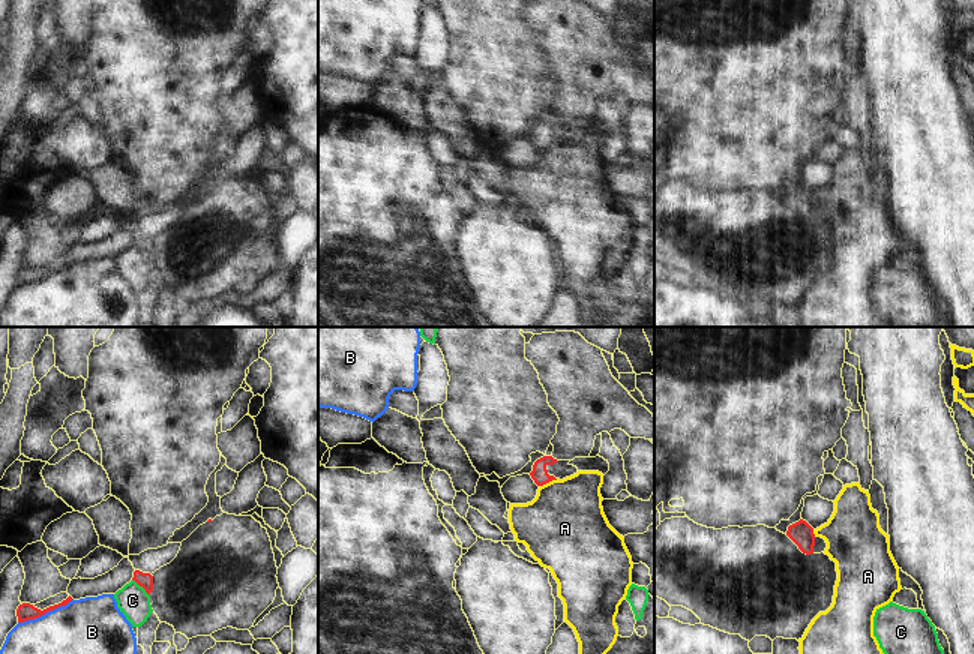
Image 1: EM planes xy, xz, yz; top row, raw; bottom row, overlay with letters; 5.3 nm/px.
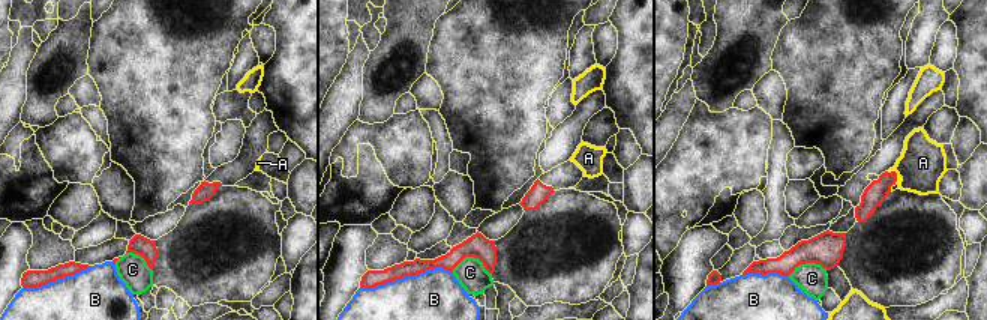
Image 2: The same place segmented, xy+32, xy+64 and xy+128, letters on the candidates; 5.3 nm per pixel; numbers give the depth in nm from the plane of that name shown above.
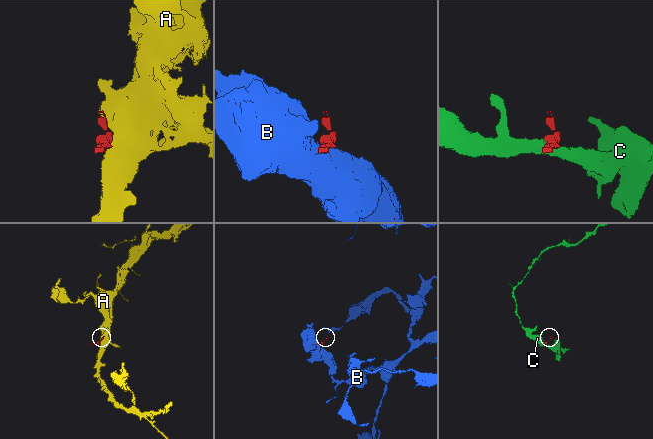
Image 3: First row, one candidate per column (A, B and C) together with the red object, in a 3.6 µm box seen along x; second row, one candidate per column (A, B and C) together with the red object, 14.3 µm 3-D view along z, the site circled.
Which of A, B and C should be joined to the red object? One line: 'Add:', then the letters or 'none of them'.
Add: none of them

